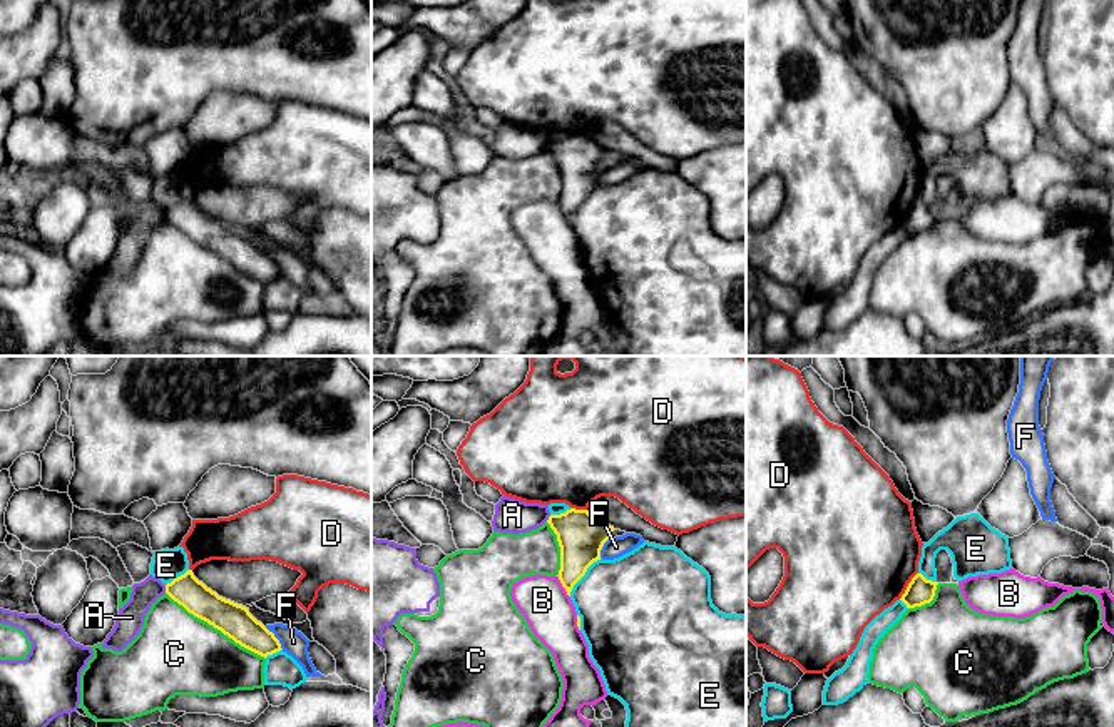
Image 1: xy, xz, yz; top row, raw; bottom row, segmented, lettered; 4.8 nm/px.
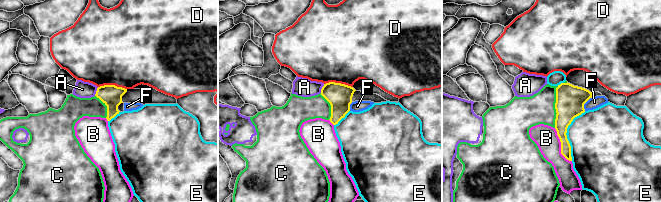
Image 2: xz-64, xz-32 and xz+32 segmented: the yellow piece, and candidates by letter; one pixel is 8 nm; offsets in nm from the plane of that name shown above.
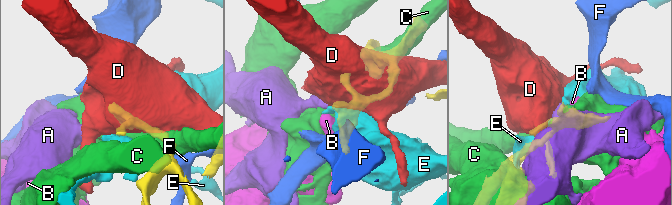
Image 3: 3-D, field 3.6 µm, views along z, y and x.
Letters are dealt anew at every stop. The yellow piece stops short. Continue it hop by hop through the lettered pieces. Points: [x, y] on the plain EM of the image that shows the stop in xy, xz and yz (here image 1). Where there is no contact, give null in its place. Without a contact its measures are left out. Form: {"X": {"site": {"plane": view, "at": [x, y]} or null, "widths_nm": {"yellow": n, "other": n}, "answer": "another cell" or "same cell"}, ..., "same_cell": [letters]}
{"A": {"site": {"plane": "xy", "at": [166, 214]}, "widths_nm": {"yellow": 150, "other": 130}, "answer": "another cell"}, "B": {"site": {"plane": "xz", "at": [562, 211]}, "widths_nm": {"yellow": 220, "other": 240}, "answer": "another cell"}, "C": {"site": {"plane": "xy", "at": [216, 253]}, "widths_nm": {"yellow": 160, "other": 400}, "answer": "another cell"}, "D": {"site": {"plane": "yz", "at": [909, 211]}, "widths_nm": {"yellow": 130, "other": 480}, "answer": "another cell"}, "E": {"site": {"plane": "xz", "at": [584, 199]}, "widths_nm": {"yellow": 220, "other": 460}, "answer": "another cell"}, "F": {"site": {"plane": "xy", "at": [275, 263]}, "widths_nm": {"yellow": 160, "other": 120}, "answer": "another cell"}, "same_cell": []}

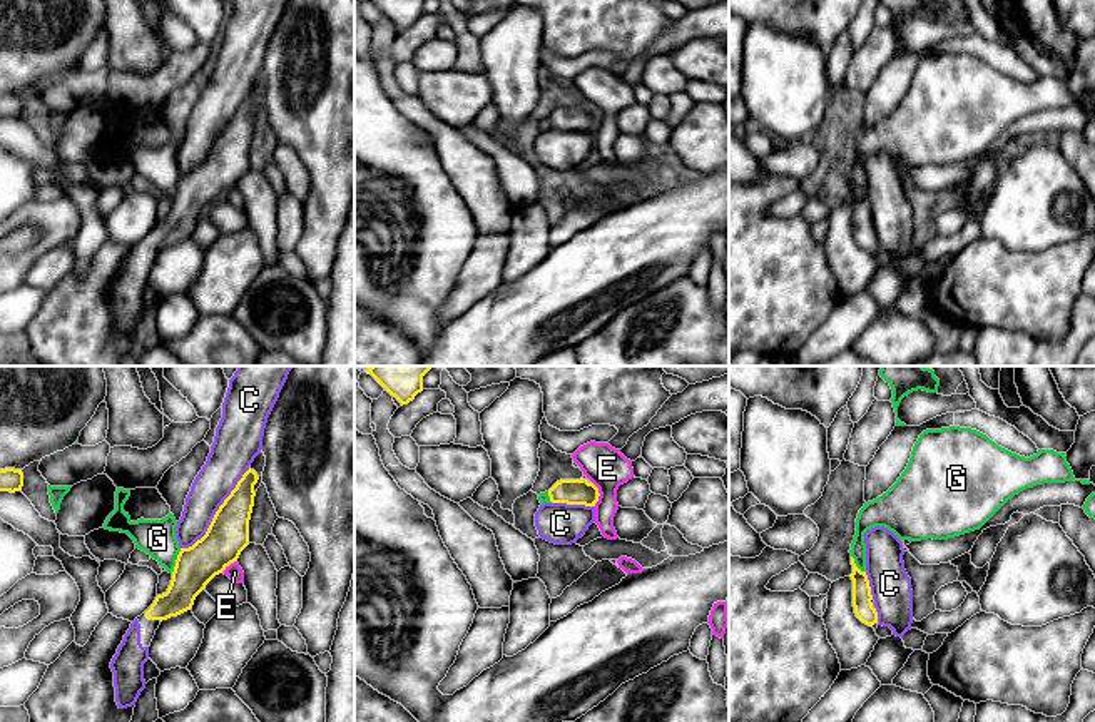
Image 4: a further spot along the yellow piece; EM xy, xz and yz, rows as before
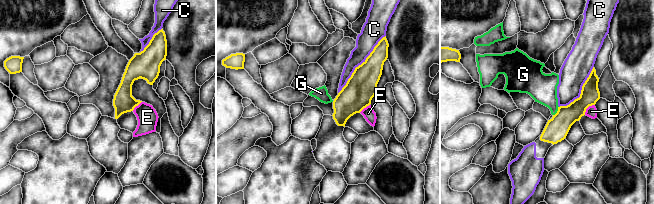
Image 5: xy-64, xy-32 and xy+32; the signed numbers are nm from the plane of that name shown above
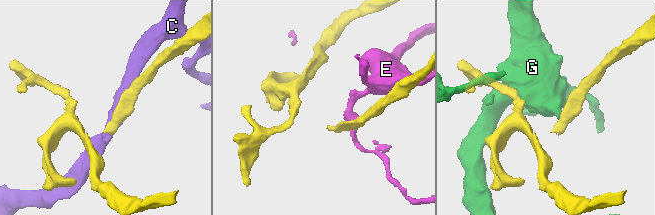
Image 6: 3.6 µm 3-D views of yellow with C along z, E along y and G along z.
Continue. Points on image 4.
{"C": {"site": {"plane": "xy", "at": [216, 139]}, "widths_nm": {"yellow": 200, "other": 190}, "answer": "same cell"}, "E": {"site": {"plane": "xz", "at": [599, 121]}, "widths_nm": {"yellow": 130, "other": 200}, "answer": "another cell"}, "G": {"site": {"plane": "xy", "at": [176, 186]}, "widths_nm": {"yellow": 200, "other": 180}, "answer": "another cell"}, "same_cell": ["C"]}

